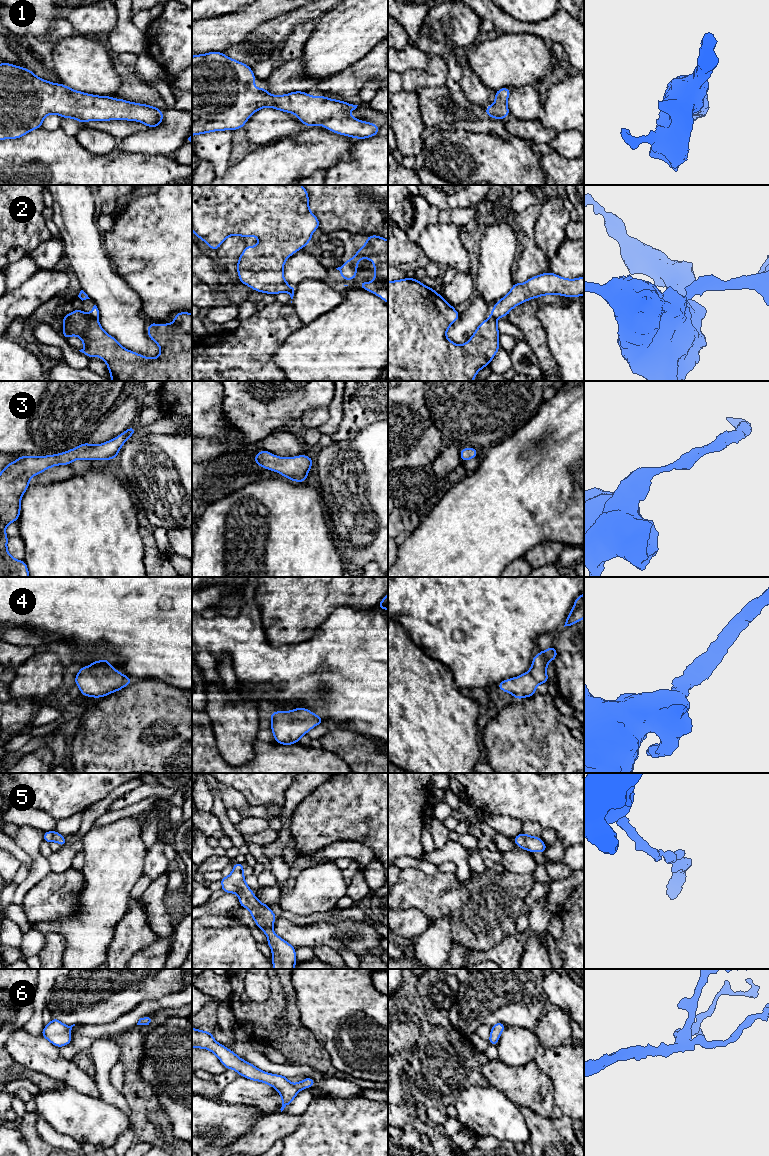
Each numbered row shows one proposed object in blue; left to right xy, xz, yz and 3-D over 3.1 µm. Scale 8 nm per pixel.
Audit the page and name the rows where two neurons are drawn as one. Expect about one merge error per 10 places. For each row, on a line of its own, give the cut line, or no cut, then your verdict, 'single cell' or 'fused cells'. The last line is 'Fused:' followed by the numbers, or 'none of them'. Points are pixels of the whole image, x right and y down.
1: no cut; single cell
2: cut in xy along (88, 314), (97, 319); fused cells
3: no cut; single cell
4: no cut; single cell
5: no cut; single cell
6: no cut; single cell
Fused: 2

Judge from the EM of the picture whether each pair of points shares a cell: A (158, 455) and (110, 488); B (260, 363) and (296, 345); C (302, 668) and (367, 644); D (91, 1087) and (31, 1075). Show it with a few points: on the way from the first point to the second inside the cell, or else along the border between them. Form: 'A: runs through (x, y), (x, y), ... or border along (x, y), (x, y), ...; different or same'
A: border along (115, 466), (121, 475); different
B: border along (288, 337), (274, 353), (274, 362), (281, 370); different
C: runs through (318, 668), (351, 660); same
D: border along (38, 1072), (60, 1080), (66, 1085); different

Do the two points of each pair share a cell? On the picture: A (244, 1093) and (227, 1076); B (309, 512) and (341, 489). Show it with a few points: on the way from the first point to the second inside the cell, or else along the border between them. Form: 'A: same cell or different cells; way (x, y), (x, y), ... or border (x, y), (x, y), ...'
A: different cells; border (238, 1075), (218, 1095), (219, 1100)
B: different cells; border (319, 493), (325, 510)

